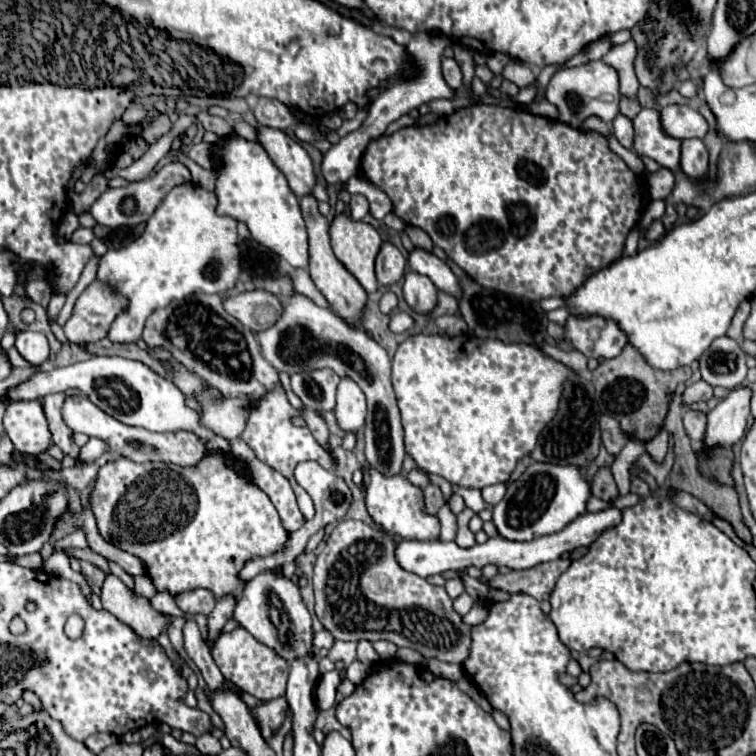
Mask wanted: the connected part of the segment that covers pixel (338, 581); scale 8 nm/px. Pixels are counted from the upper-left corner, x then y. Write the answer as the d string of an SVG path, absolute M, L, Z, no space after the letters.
M343 520L331 532L327 546L317 556L313 584L315 584L315 612L321 624L333 634L335 640L355 640L361 638L375 642L375 640L389 640L397 646L413 648L421 652L425 658L439 658L443 662L463 664L465 656L469 654L469 628L461 622L461 616L453 610L451 598L443 586L433 586L421 576L413 576L405 572L393 560L393 548L397 544L387 532L379 528L371 528L365 522L357 520Z

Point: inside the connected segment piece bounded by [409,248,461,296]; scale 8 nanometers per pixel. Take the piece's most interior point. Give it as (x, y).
(423, 261)

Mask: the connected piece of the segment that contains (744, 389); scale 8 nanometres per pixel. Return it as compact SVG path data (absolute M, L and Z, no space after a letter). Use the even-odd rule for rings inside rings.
M747 382L735 386L729 390L729 394L713 408L709 410L707 418L707 434L705 434L705 446L707 450L715 446L733 446L745 436L747 418L749 418L749 402L751 402L753 390Z

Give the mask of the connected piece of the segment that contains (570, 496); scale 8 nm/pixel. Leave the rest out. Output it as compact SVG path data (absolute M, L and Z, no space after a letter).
M533 462L519 476L519 480L507 484L503 500L493 508L493 522L499 534L507 540L535 540L563 530L569 522L585 514L589 496L591 484L585 480L581 466Z

